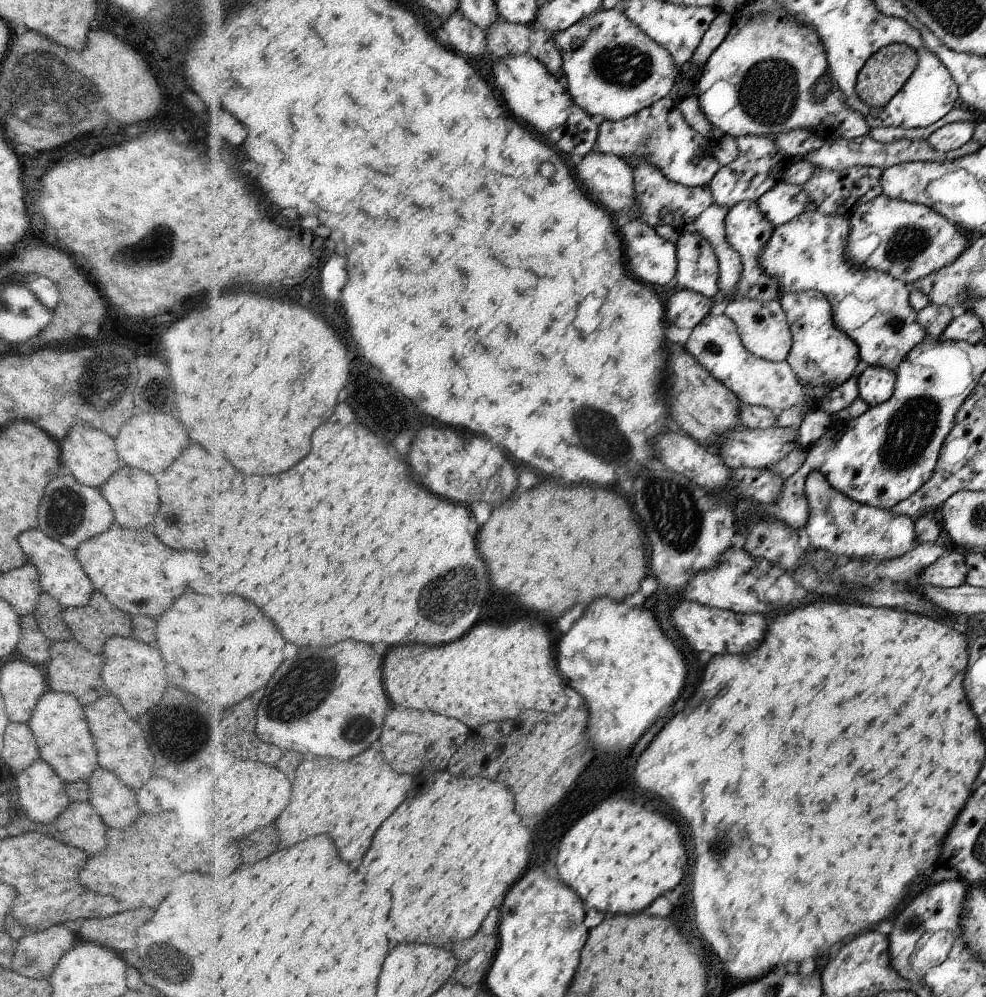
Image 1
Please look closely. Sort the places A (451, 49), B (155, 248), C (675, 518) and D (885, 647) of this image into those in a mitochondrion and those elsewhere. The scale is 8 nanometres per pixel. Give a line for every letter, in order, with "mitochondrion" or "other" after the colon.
A: other
B: mitochondrion
C: mitochondrion
D: other

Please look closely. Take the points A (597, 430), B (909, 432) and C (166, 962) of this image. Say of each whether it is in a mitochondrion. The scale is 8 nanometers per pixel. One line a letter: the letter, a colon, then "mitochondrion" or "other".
A: mitochondrion
B: mitochondrion
C: mitochondrion

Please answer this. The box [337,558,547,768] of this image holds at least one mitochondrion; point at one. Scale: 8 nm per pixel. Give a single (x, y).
(444, 600)

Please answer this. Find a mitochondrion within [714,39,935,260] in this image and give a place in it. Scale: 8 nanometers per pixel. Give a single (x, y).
(768, 92)

